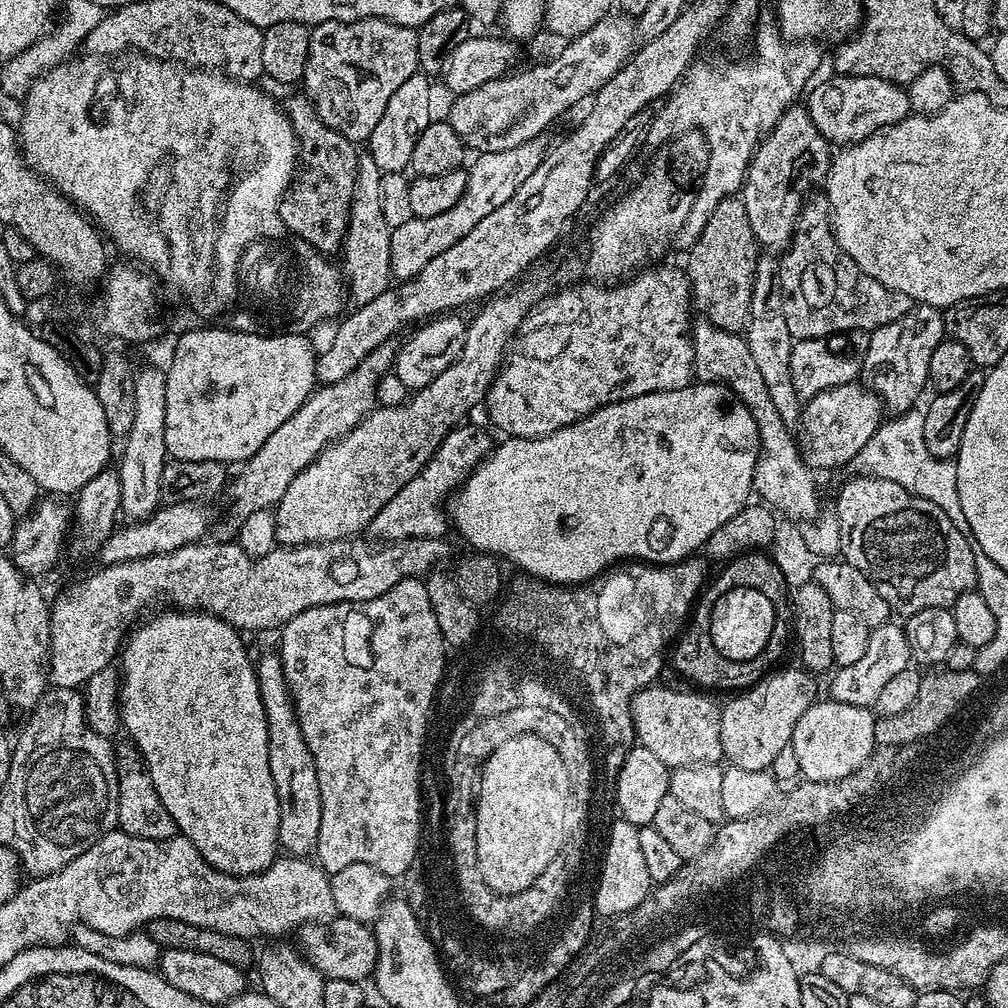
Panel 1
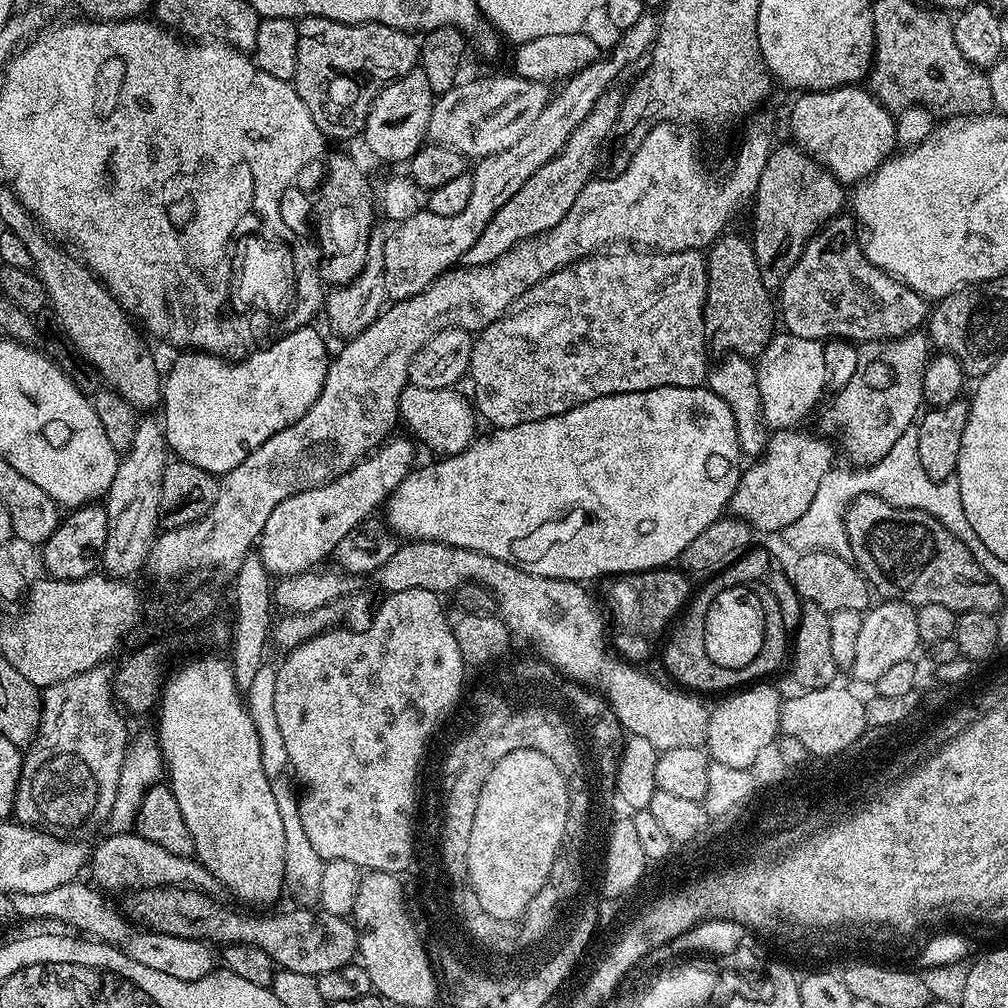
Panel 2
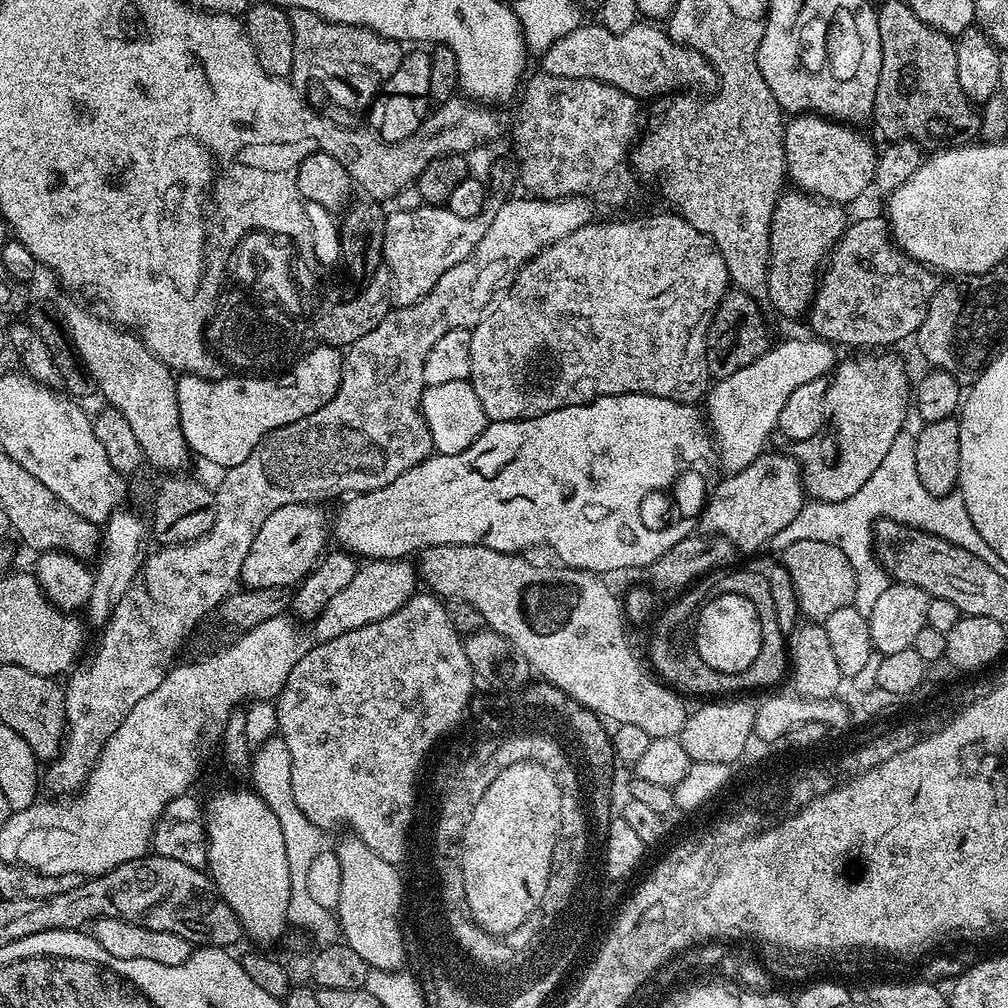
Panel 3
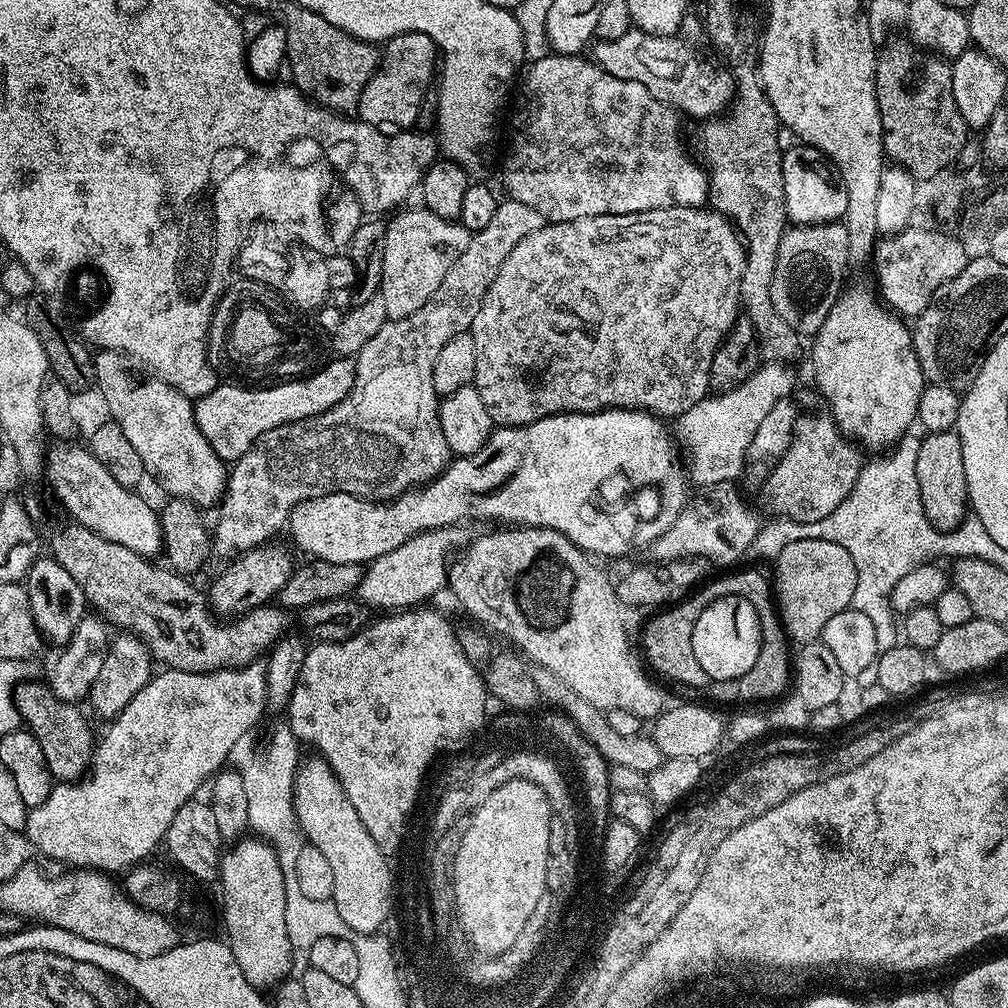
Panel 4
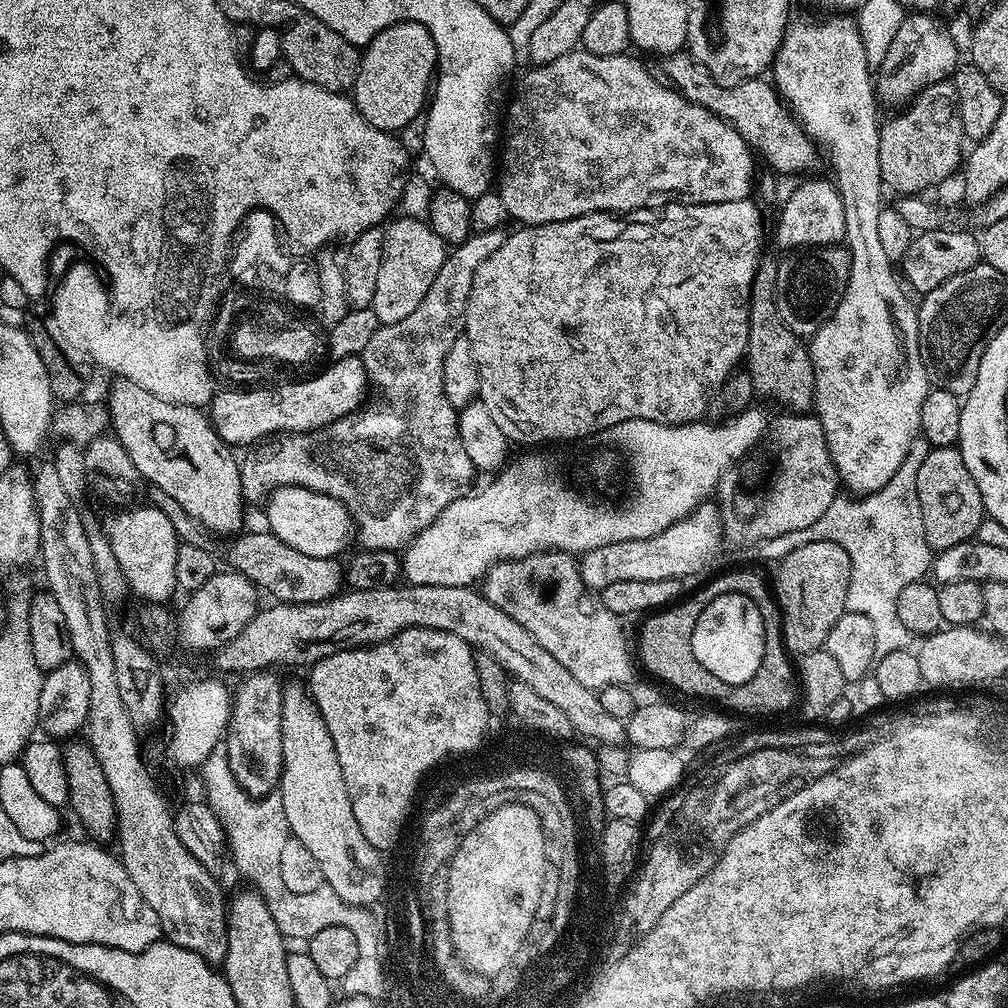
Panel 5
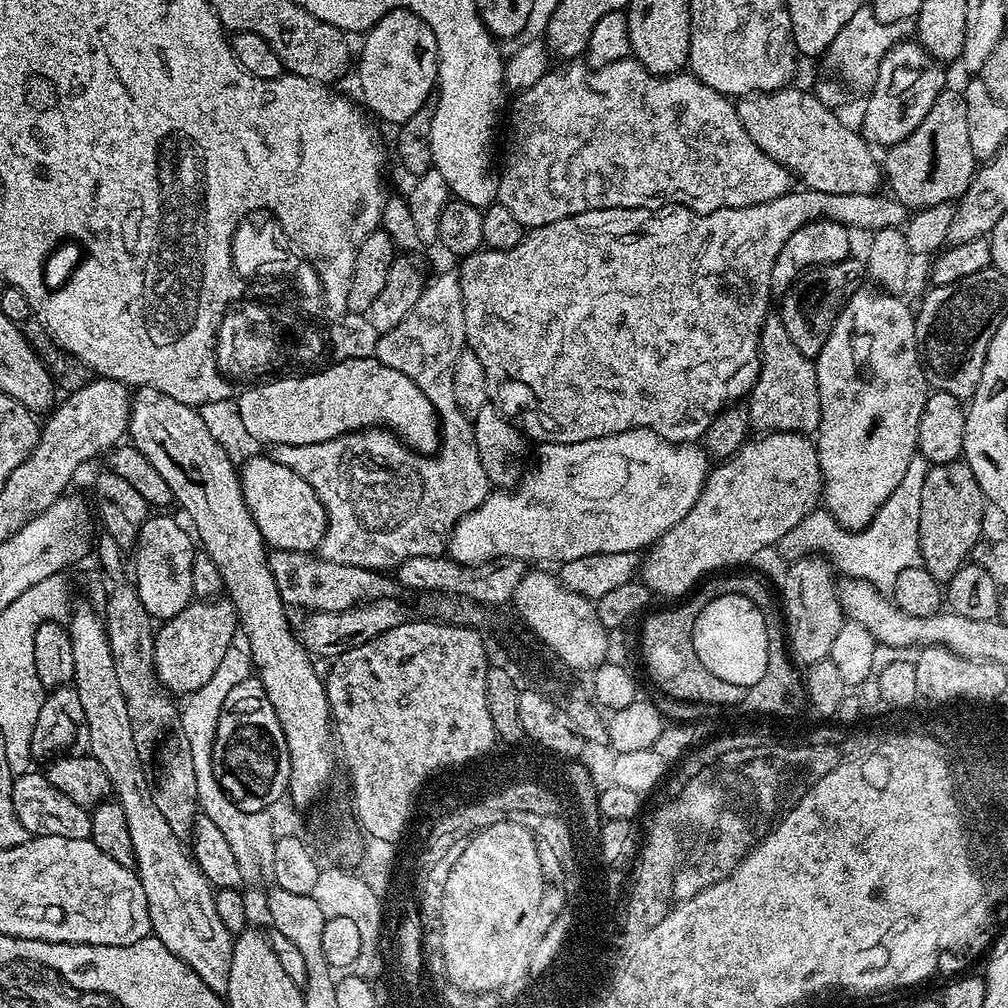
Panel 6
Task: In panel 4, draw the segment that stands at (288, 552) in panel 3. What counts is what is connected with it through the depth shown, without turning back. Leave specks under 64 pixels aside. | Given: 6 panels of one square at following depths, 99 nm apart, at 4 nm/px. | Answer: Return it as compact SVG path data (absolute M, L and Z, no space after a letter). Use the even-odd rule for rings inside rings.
M271 542L259 544L256 548L239 553L233 560L236 561L225 572L218 573L216 581L206 588L206 595L213 613L224 618L240 616L252 608L275 601L277 594L282 590L282 586L286 586L294 570L291 554L282 545L271 544Z

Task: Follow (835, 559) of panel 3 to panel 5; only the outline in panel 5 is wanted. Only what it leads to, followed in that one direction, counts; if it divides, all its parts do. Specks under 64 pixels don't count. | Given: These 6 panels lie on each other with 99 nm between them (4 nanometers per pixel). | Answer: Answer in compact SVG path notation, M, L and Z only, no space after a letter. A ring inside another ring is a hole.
M806 542L798 546L798 550L790 550L777 568L780 569L776 572L774 595L784 621L784 644L789 653L801 657L823 648L834 622L838 622L846 610L852 569L850 554L834 542Z

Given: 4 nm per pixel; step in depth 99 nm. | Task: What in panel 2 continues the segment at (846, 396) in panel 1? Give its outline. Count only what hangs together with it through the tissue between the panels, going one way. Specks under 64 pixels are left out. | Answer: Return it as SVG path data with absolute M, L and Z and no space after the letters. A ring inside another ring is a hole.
M799 427L777 428L769 437L768 447L763 456L753 459L752 464L740 473L740 481L732 495L731 515L752 525L757 533L783 533L790 522L798 522L814 494L833 471L832 448L820 436L812 432L800 432Z

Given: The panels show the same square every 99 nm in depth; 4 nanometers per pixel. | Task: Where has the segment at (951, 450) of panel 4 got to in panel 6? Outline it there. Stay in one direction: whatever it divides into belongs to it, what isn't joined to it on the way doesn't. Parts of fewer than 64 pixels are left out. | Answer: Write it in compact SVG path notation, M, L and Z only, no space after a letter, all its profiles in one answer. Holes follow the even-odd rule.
M965 461L929 467L919 507L918 544L921 565L938 583L946 584L967 561L982 538L986 501L973 471Z

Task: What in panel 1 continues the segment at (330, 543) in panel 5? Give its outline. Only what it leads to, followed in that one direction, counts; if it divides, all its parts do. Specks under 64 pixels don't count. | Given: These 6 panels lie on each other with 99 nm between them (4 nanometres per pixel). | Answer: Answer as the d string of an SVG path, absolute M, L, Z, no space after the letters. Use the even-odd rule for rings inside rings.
M693 382L678 390L651 392L638 398L619 400L617 404L607 404L554 434L538 438L514 436L503 442L505 444L497 443L493 447L491 453L480 461L480 465L469 474L467 480L451 497L451 523L464 535L465 542L472 544L468 546L475 551L486 552L504 562L509 560L510 563L517 564L522 571L529 572L540 580L549 580L549 585L552 586L582 585L584 581L592 581L621 562L664 565L688 560L703 549L710 534L714 534L714 530L718 530L722 522L730 522L730 518L734 518L734 514L738 514L738 510L742 510L749 503L754 492L752 480L756 477L756 463L760 457L758 426L748 407L724 385L703 382Z

